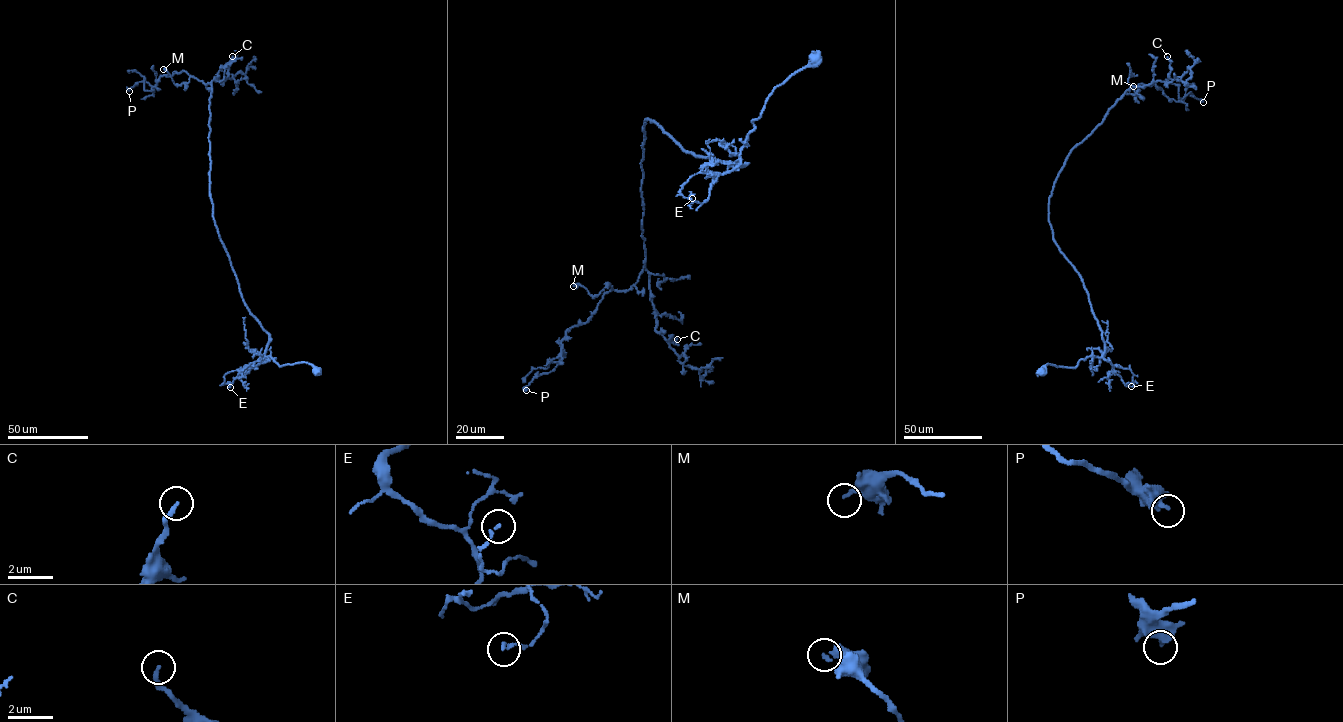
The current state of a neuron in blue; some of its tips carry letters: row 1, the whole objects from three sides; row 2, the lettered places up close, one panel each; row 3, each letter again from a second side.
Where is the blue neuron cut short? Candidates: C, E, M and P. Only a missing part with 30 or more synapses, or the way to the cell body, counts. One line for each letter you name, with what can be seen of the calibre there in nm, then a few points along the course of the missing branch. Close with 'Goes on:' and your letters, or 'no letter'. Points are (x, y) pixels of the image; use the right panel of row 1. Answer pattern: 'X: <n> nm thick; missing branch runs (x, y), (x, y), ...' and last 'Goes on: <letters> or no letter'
Goes on: no letter

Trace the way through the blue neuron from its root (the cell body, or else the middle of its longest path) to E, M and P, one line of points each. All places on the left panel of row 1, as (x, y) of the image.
E: (317, 371), (304, 362), (281, 367), (269, 356), (253, 367), (245, 365), (230, 387)
M: (317, 371), (265, 358), (269, 335), (244, 301), (214, 220), (212, 84), (190, 77), (175, 85), (163, 69)
P: (317, 371), (265, 358), (269, 335), (220, 239), (211, 84), (184, 71), (129, 91)

